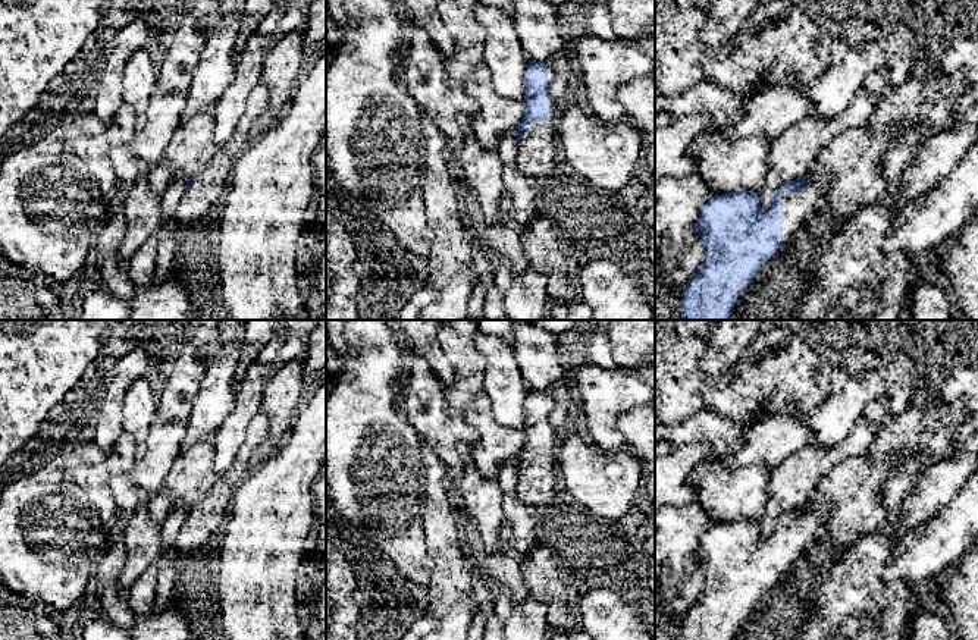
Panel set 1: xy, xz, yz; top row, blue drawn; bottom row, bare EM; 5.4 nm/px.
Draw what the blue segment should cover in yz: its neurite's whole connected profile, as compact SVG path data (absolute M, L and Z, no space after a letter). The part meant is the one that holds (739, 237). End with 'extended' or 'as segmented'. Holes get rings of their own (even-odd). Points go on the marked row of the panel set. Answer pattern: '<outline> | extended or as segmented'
M806 178L781 185L765 210L759 207L759 192L736 191L709 198L695 226L705 242L705 255L702 266L683 286L681 314L684 320L730 319L740 294L752 283L765 261L775 255L783 245L783 195L806 188Z | as segmented

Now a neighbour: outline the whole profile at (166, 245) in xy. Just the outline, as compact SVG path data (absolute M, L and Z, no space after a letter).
M184 173L175 175L162 194L160 211L163 228L157 238L154 283L166 282L172 276L172 270L179 264L175 258L178 228L175 211L186 192L188 179Z

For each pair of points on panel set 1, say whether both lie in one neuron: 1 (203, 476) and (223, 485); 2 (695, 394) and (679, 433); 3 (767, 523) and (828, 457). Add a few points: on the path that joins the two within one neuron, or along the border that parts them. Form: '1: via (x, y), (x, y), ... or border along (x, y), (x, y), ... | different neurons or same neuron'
1: border along (221, 476), (203, 495) | different neurons
2: border along (718, 414), (701, 410), (670, 426) | different neurons
3: via (776, 505), (811, 470) | same neuron

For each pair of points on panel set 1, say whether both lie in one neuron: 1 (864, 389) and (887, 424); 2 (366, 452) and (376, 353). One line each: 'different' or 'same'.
1: different
2: same

